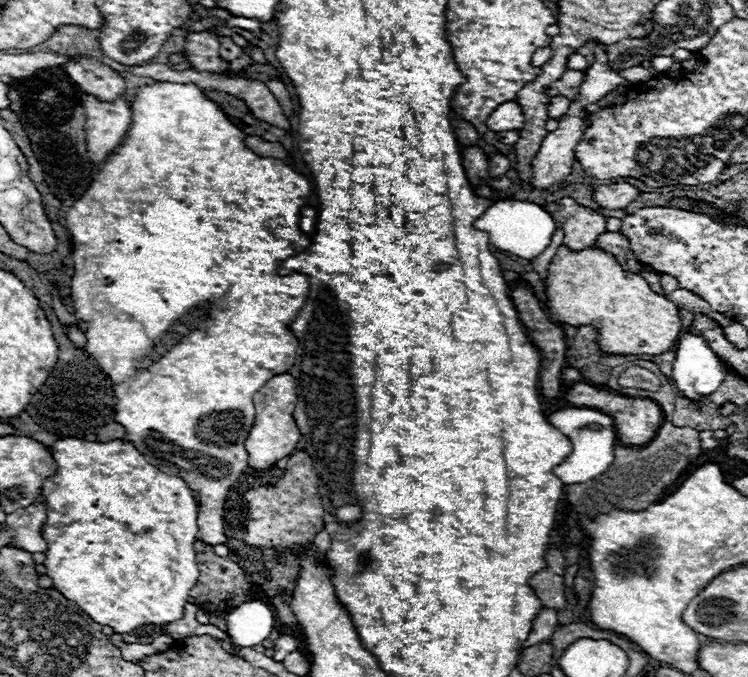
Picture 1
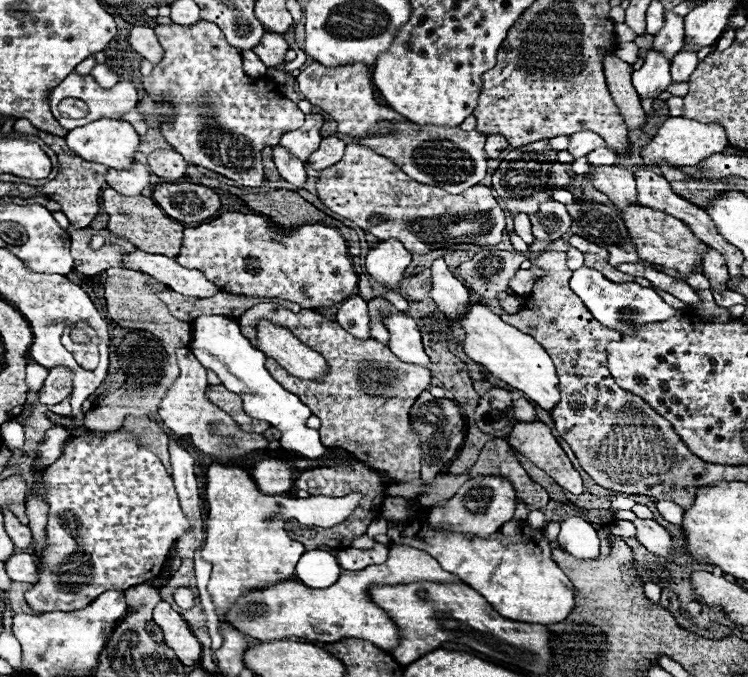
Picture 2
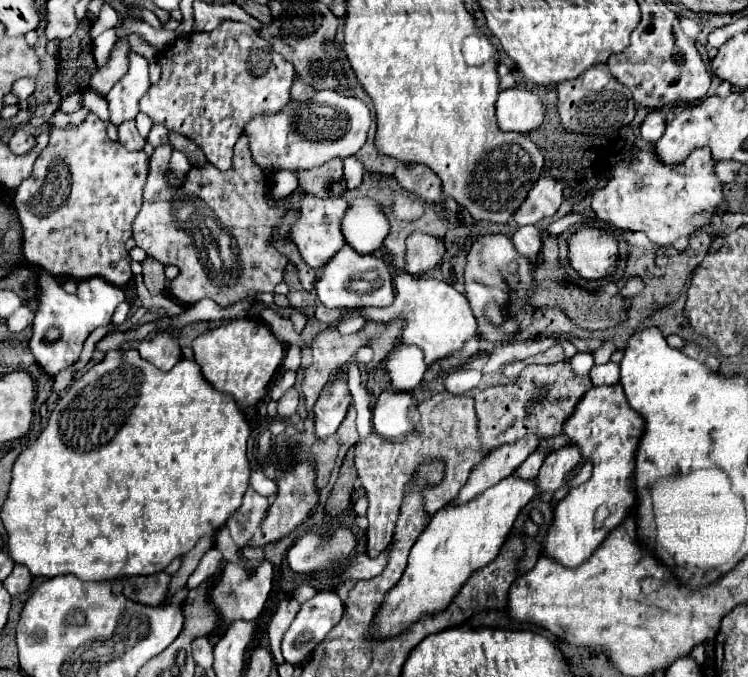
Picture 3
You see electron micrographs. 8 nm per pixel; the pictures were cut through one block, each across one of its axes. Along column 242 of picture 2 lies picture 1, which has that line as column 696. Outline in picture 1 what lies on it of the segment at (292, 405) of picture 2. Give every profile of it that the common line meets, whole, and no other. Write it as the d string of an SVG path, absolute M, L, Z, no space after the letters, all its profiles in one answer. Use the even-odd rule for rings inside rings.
M684 334L672 366L672 380L688 400L700 400L718 390L728 370L712 354L708 344L694 334Z

